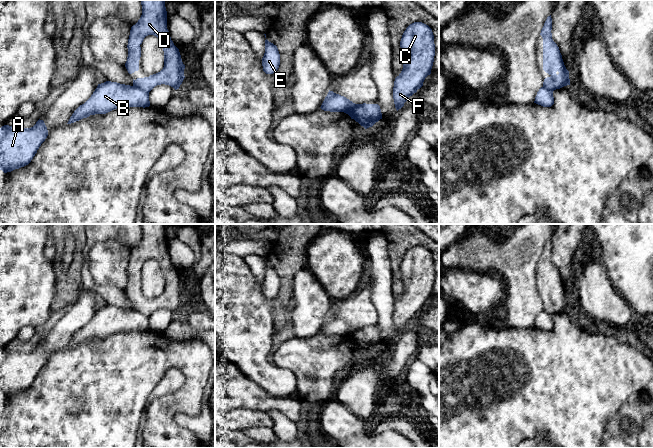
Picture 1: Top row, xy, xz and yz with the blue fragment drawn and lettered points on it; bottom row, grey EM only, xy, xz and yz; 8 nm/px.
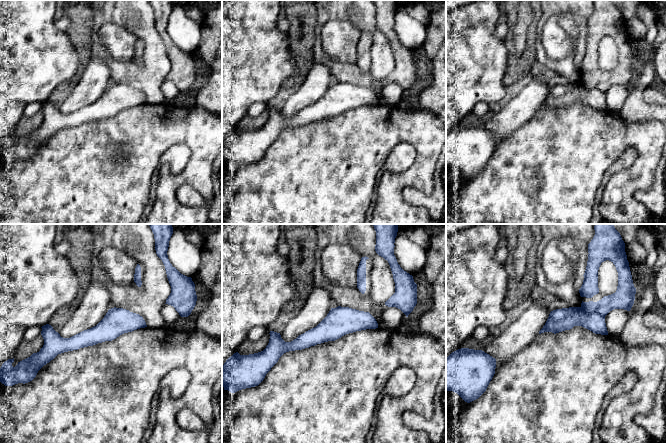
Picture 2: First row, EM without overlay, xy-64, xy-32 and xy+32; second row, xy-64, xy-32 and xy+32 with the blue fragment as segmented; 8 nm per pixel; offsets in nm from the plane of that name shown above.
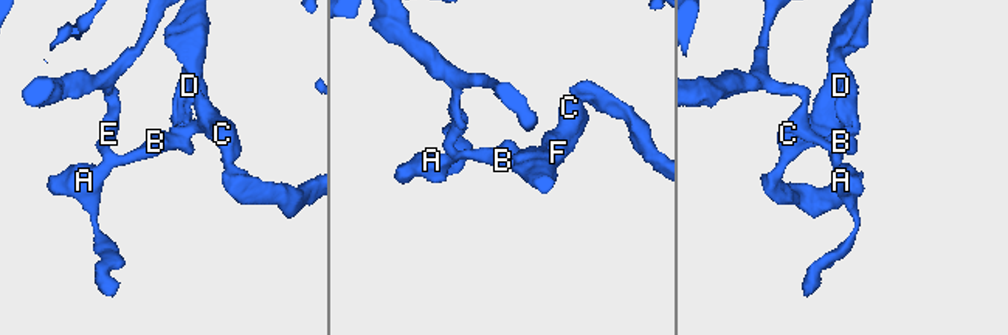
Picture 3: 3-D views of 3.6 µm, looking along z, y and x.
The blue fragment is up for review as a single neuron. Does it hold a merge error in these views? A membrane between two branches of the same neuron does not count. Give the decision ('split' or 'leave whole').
split

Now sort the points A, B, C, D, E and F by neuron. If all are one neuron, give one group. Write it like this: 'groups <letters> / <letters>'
groups A B E / C D F

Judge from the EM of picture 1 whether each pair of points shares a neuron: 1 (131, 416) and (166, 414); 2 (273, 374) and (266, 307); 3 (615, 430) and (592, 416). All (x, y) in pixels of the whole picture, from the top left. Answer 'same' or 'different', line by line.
1: same
2: same
3: different

